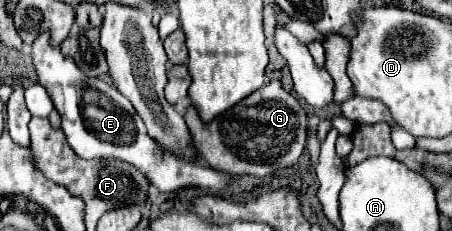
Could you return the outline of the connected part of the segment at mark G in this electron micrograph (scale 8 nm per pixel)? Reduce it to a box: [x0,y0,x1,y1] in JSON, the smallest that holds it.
[185,79,309,177]

